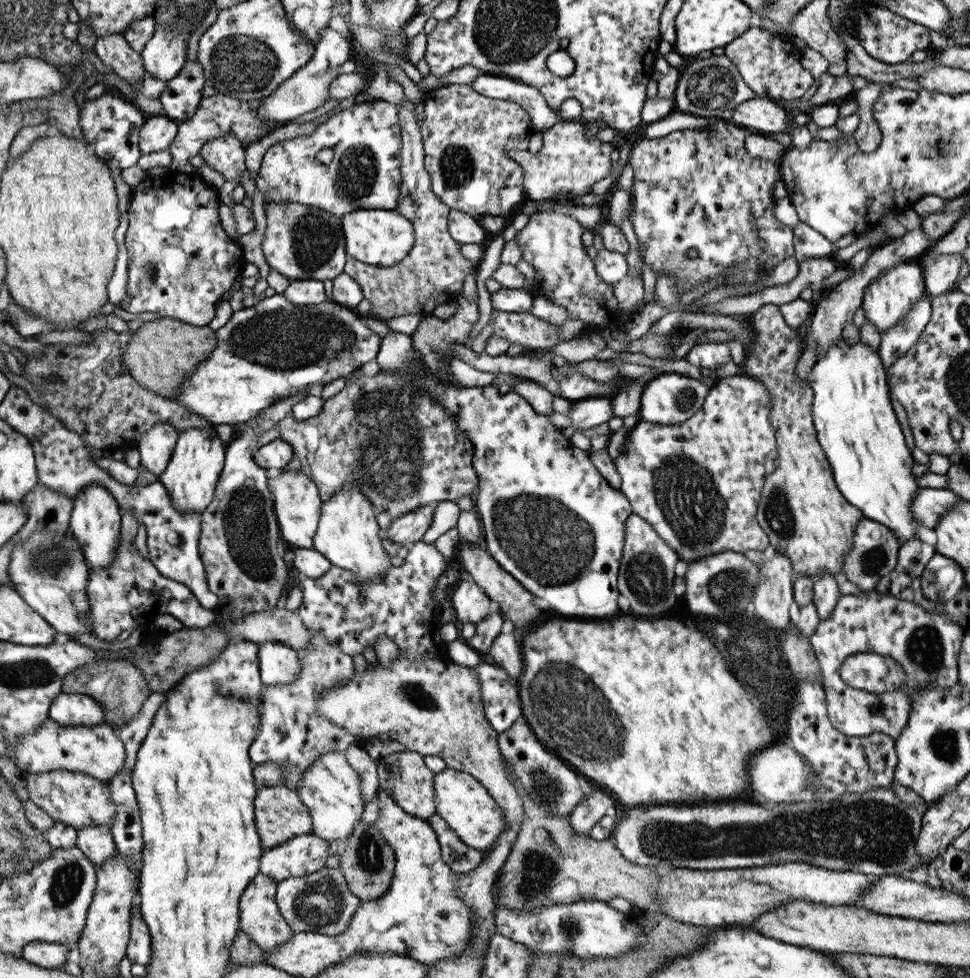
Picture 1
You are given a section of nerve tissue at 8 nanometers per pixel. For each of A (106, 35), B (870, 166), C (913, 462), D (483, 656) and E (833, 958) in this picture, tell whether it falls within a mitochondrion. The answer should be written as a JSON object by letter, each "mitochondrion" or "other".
{"A":"other","B":"other","C":"other","D":"other","E":"other"}

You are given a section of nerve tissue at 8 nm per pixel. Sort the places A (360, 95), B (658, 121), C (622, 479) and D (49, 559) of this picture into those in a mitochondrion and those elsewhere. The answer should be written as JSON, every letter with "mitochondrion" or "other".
{"A":"other","B":"other","C":"other","D":"mitochondrion"}

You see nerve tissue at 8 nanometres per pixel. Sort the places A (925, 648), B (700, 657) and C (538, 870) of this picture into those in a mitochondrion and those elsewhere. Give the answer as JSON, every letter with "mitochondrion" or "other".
{"A":"mitochondrion","B":"other","C":"mitochondrion"}

